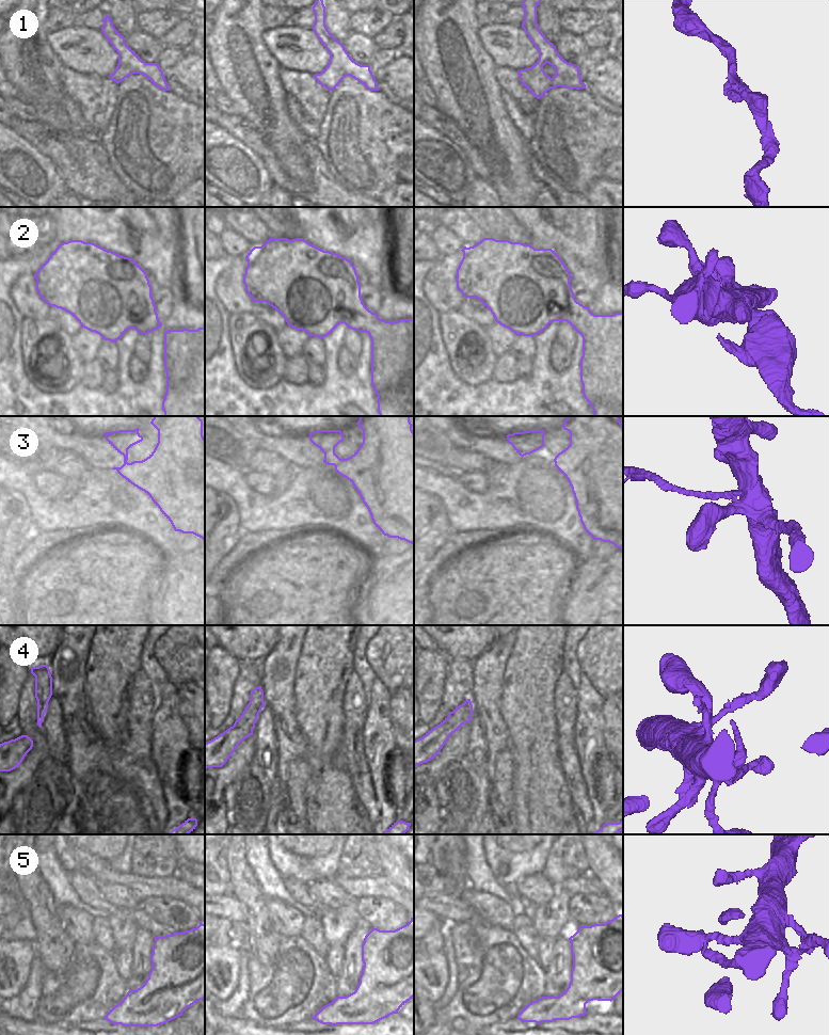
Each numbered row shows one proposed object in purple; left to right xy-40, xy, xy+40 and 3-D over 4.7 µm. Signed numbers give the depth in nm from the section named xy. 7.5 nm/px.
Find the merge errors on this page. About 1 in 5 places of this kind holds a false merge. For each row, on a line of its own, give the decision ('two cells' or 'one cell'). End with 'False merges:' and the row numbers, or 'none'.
1: one cell
2: two cells
3: one cell
4: one cell
5: one cell
False merges: 2

